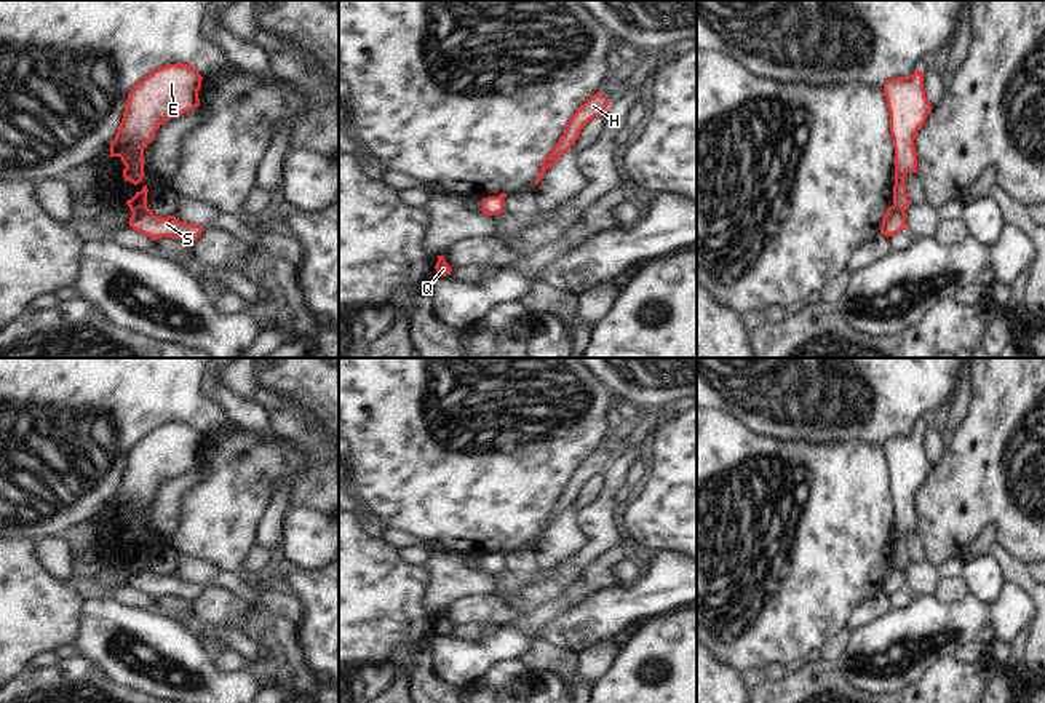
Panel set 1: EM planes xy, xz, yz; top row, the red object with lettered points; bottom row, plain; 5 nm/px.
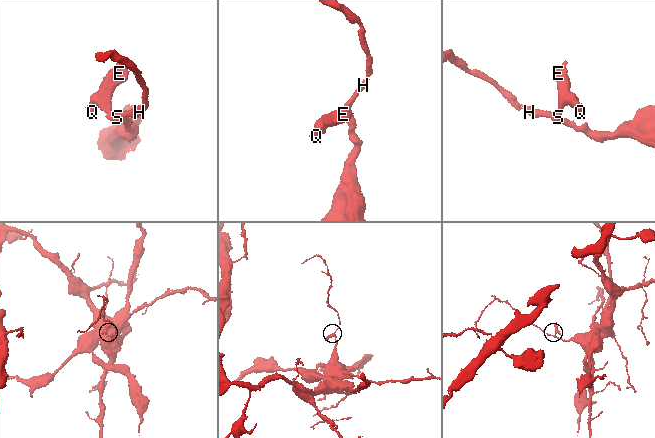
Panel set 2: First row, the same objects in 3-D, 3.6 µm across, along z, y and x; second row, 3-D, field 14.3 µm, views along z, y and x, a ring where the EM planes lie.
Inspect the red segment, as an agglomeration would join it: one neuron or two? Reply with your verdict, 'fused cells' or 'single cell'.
fused cells

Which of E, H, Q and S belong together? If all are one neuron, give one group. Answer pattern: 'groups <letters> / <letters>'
groups E Q / H S

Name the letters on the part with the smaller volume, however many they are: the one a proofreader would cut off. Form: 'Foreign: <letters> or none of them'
Foreign: E, Q

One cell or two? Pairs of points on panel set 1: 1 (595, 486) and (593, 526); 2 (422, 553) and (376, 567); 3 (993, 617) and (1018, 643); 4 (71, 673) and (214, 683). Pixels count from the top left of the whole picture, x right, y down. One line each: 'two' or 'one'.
1: two
2: two
3: two
4: two

